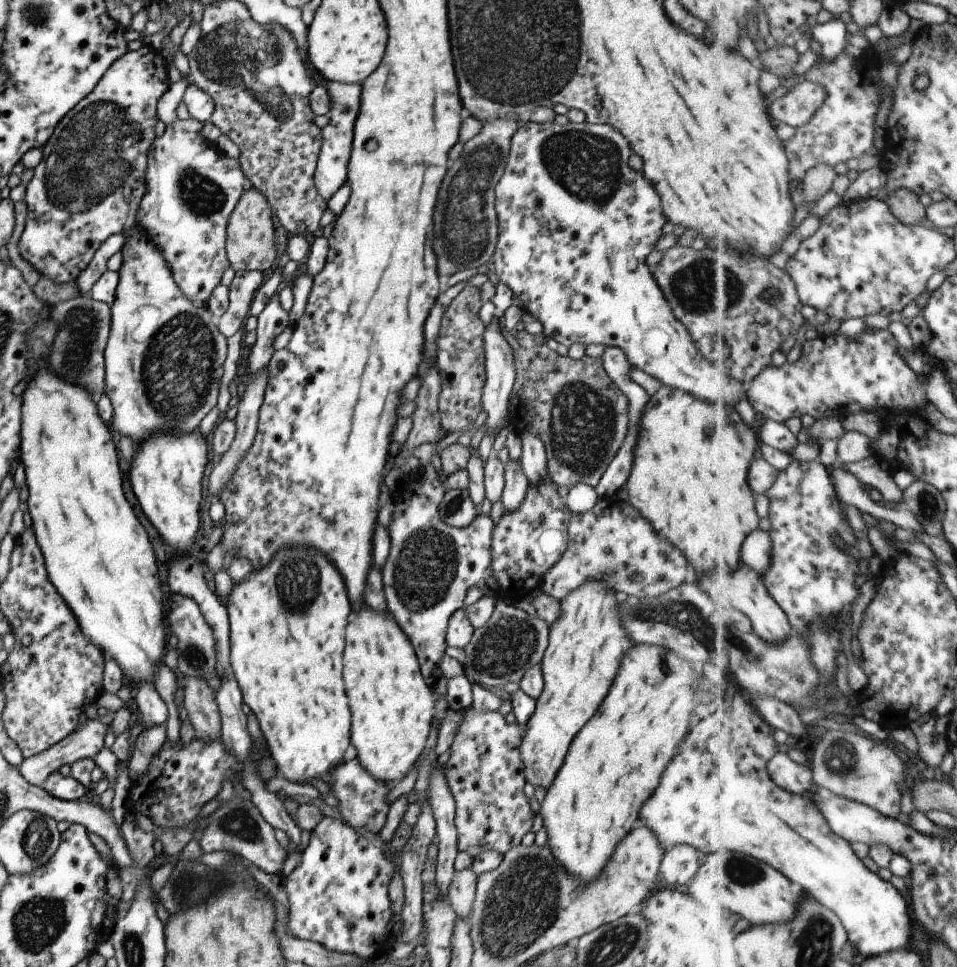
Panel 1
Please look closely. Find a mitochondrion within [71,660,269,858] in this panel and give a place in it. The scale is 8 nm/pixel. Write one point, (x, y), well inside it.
(237, 821)

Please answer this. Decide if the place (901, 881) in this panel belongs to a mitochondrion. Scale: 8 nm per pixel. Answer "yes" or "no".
no

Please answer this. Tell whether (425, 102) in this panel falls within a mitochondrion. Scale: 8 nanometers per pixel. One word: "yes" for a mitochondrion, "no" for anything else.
no

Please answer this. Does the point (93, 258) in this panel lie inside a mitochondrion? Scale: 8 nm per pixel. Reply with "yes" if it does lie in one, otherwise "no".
no

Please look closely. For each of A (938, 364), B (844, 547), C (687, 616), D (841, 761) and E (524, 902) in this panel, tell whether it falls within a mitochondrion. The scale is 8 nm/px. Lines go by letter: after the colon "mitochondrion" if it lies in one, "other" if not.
A: other
B: other
C: mitochondrion
D: mitochondrion
E: mitochondrion

